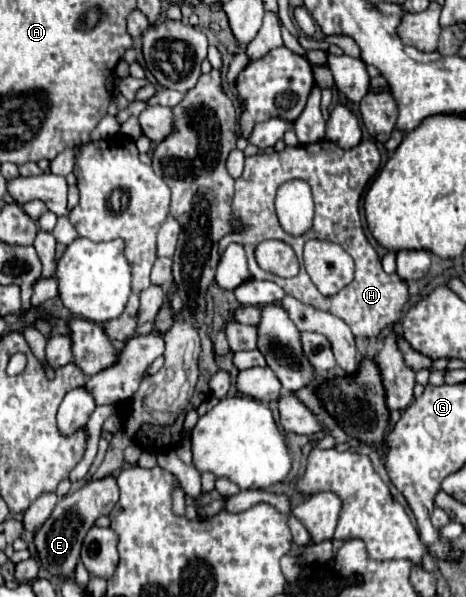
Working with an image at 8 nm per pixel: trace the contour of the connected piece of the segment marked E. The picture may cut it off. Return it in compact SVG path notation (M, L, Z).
M110 474L110 476L104 476L100 480L90 480L80 490L60 498L52 516L46 520L46 524L40 528L40 532L36 532L36 536L34 536L38 556L50 574L60 574L60 576L72 576L74 574L74 568L76 568L78 558L80 558L80 546L82 546L86 532L94 526L94 522L102 514L112 512L114 504L118 502L118 496L120 496L120 492L116 486L116 478Z

